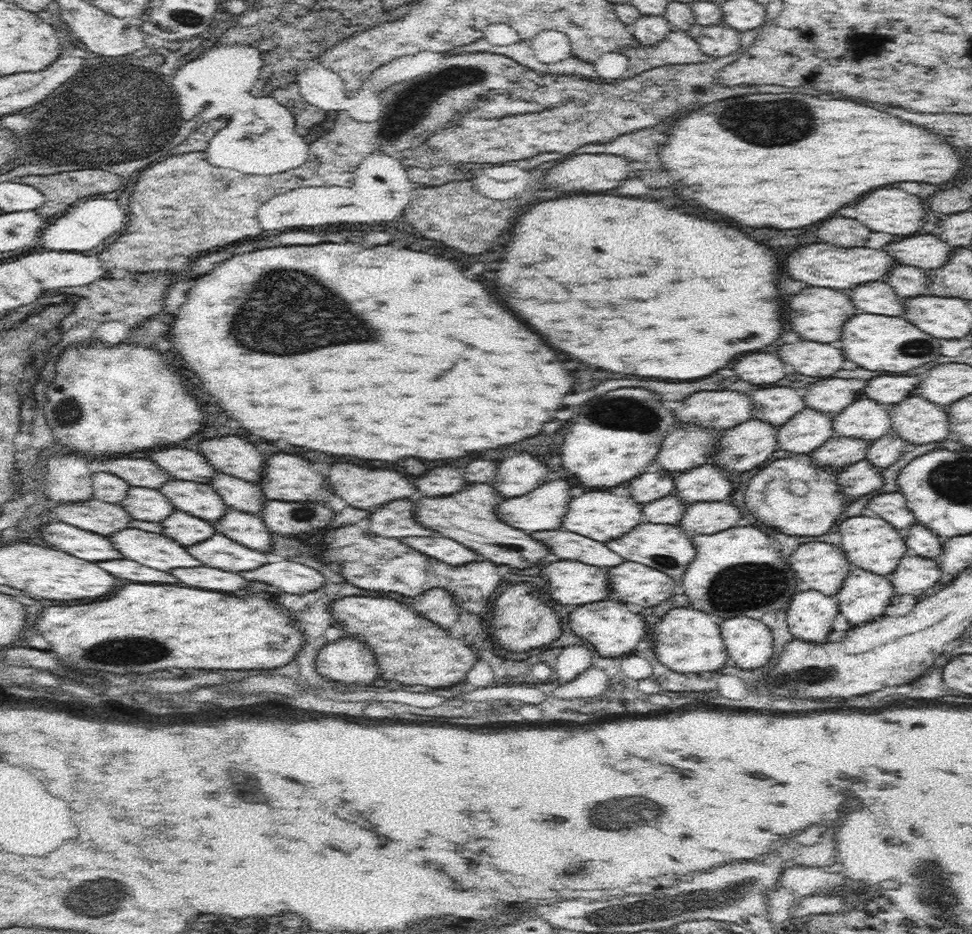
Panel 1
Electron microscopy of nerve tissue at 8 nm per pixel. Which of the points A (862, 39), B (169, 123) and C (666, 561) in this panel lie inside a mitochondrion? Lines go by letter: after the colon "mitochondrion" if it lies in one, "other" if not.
A: mitochondrion
B: mitochondrion
C: mitochondrion

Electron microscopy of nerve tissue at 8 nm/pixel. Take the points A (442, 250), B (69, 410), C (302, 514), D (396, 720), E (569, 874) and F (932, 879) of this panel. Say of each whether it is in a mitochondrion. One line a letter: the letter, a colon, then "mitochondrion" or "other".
A: other
B: mitochondrion
C: mitochondrion
D: other
E: mitochondrion
F: mitochondrion

